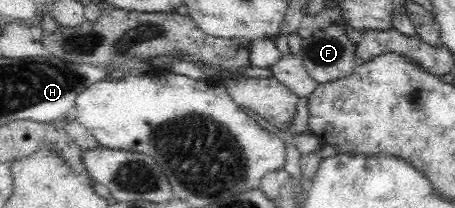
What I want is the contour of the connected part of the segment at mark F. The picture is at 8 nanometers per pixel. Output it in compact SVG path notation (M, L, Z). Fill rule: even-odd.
M334 22L326 29L314 30L310 37L302 40L300 59L303 61L306 71L318 84L346 77L352 73L357 65L354 61L357 45L352 44L348 34L346 34L345 27L345 24Z

